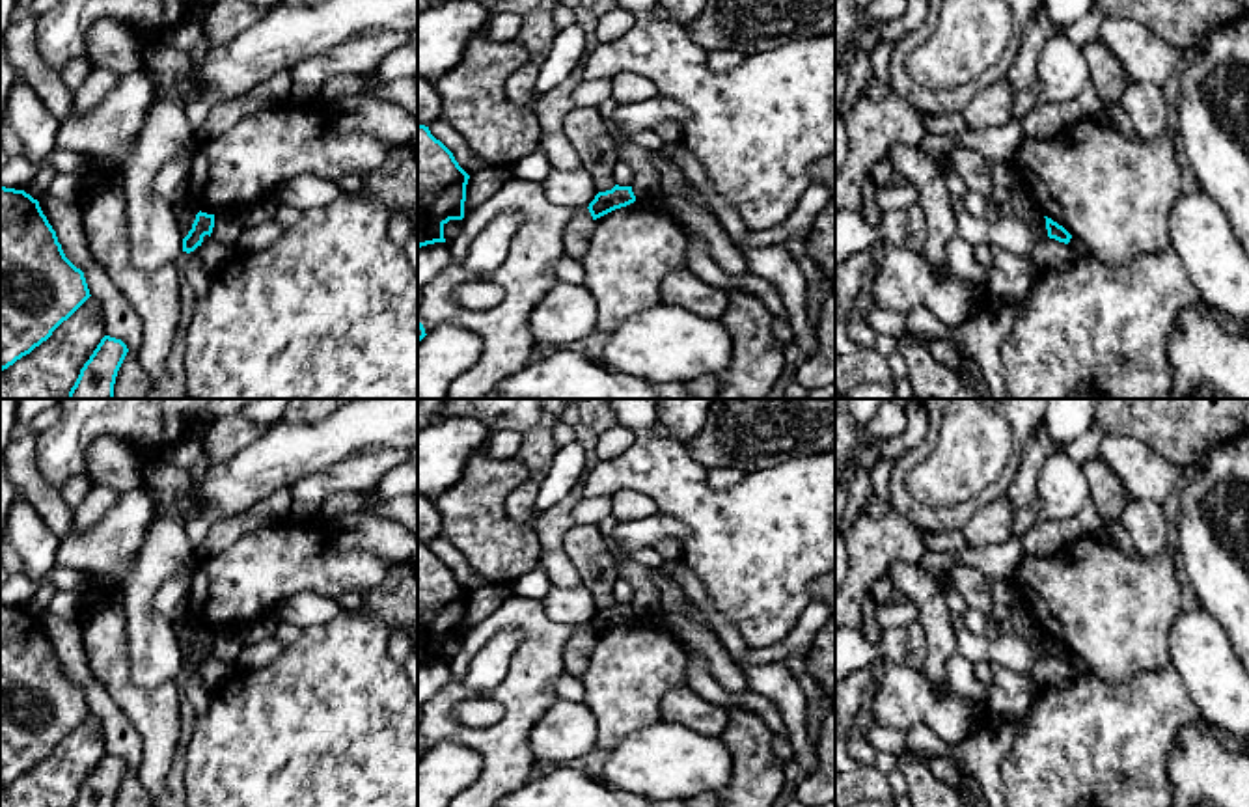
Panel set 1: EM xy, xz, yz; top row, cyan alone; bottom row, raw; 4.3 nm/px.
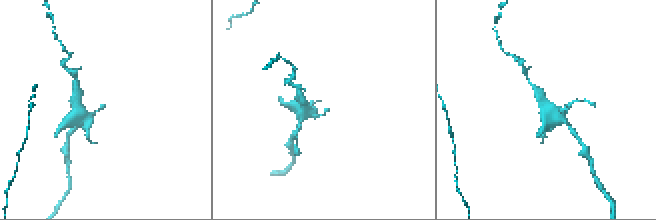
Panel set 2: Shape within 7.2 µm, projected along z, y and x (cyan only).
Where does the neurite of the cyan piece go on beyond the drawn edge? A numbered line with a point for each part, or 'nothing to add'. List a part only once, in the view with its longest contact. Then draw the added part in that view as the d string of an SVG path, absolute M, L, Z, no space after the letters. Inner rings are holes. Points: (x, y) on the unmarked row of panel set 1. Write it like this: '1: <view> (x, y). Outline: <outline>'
nothing to add

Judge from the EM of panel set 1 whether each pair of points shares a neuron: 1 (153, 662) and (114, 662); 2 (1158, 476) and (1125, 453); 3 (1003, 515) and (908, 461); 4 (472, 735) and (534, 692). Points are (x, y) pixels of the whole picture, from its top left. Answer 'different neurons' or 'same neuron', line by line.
1: different neurons
2: same neuron
3: different neurons
4: same neuron

